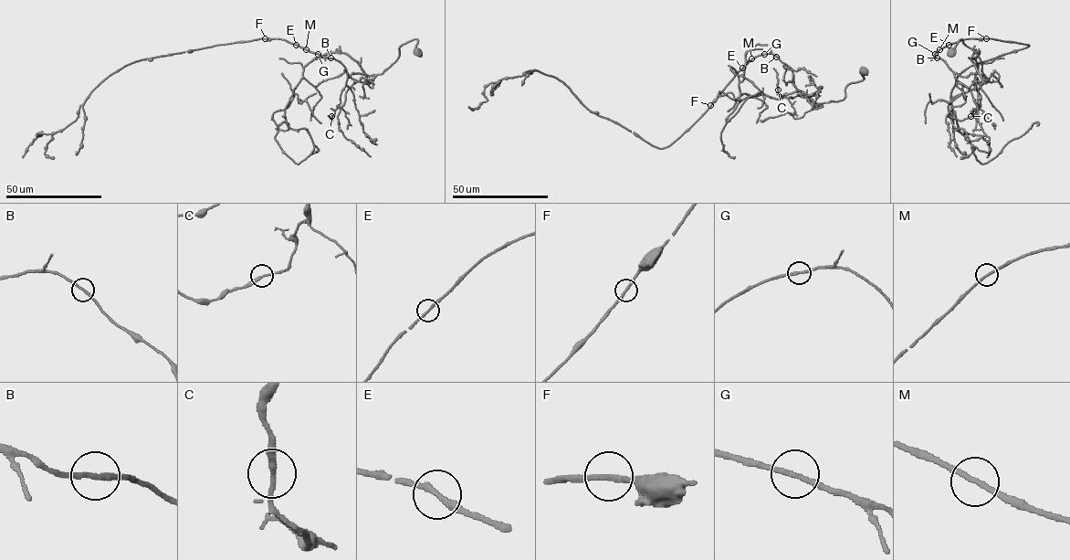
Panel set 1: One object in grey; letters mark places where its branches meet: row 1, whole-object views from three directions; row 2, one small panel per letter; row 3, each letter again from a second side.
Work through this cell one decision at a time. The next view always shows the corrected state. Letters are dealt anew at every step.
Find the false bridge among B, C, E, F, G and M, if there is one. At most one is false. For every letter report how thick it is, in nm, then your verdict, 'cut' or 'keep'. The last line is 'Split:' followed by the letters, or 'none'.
B: calibre 200 nm; keep
C: calibre 200 nm; keep
E: calibre 240 nm; keep
F: calibre 220 nm; keep
G: calibre 220 nm; keep
M: calibre 200 nm; keep
Split: none

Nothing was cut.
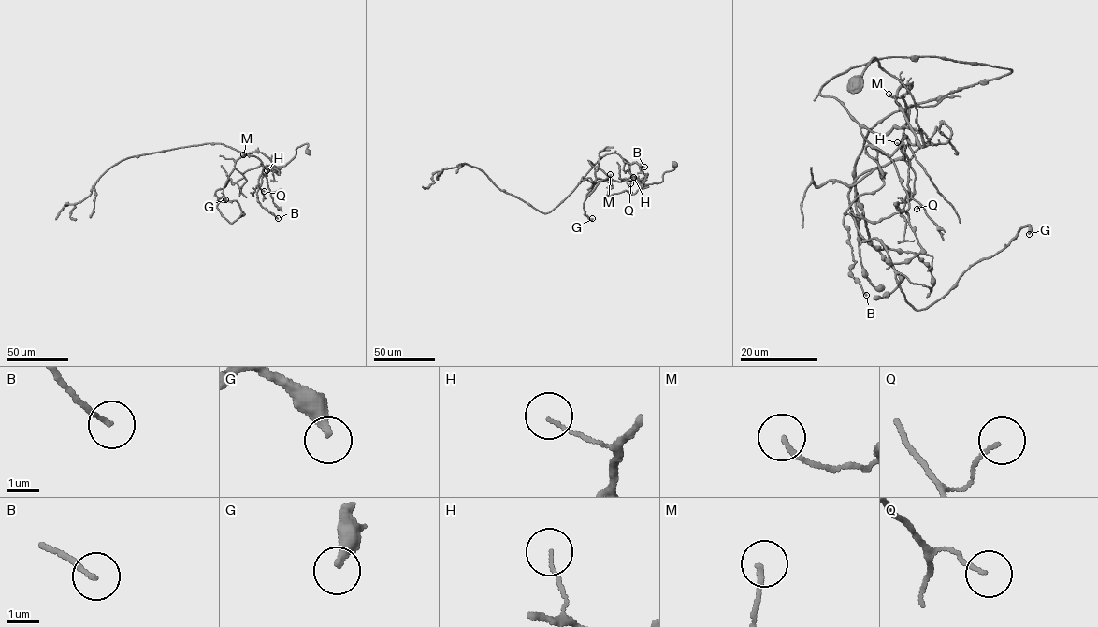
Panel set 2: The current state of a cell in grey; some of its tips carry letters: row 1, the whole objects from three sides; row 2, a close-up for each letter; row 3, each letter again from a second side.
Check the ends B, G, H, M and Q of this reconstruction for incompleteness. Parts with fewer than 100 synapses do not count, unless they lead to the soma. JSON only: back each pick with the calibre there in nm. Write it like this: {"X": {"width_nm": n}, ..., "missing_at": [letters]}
{"missing_at": []}

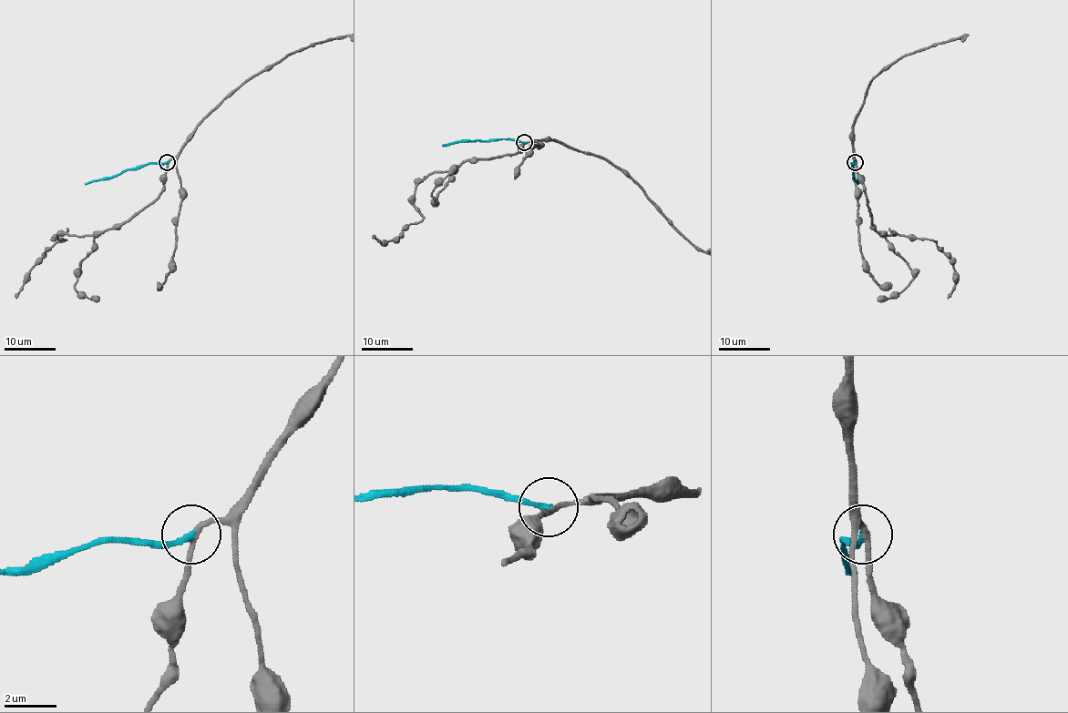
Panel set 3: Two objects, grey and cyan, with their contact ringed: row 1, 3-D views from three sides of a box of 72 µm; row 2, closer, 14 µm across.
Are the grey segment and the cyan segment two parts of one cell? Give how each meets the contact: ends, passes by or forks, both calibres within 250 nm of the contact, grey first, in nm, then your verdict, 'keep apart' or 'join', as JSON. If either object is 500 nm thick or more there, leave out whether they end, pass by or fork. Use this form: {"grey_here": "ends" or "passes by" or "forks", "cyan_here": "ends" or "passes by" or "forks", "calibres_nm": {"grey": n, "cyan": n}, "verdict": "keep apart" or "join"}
{"grey_here": "passes by", "cyan_here": "ends", "calibres_nm": {"grey": 190, "cyan": 200}, "verdict": "keep apart"}

